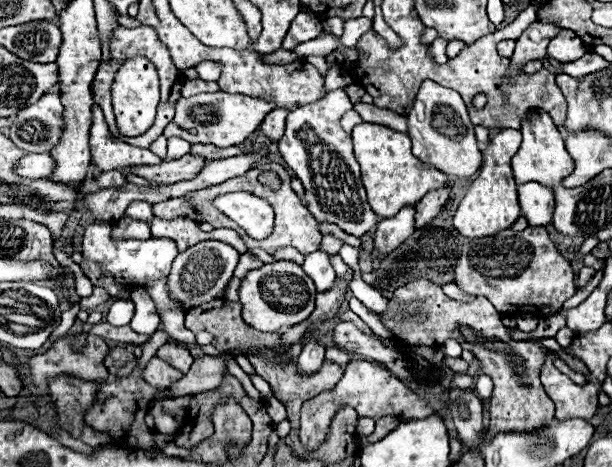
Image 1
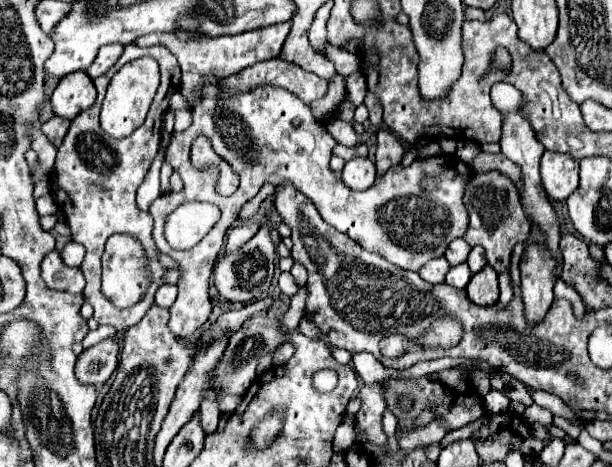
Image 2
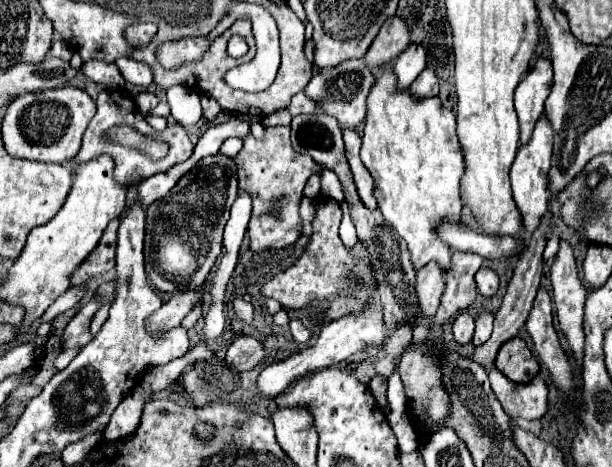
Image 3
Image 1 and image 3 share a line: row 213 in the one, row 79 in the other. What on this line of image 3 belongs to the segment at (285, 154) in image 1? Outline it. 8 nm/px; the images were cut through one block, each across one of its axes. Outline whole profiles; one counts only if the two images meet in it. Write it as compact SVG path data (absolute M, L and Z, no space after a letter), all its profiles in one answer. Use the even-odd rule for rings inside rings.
M344 60L344 64L338 64L336 68L320 70L312 76L308 82L308 88L304 88L304 94L314 100L320 108L320 114L336 116L340 128L356 128L364 116L366 116L366 96L370 92L370 86L374 84L374 76L366 62L360 60Z

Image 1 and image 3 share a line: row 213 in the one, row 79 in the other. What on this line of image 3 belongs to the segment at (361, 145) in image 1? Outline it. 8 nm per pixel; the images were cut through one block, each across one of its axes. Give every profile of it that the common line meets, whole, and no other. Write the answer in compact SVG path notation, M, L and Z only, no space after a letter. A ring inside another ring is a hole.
M386 64L368 94L368 110L366 124L362 136L362 162L372 174L376 182L374 196L378 200L378 208L384 218L394 226L394 230L406 240L408 250L412 254L414 268L426 266L430 260L436 260L442 268L450 268L450 250L446 244L436 240L434 226L440 220L460 220L462 200L460 200L460 180L464 176L464 152L460 148L456 136L456 114L442 106L440 98L424 98L416 100L408 88L396 88L396 74L392 72L392 64Z

